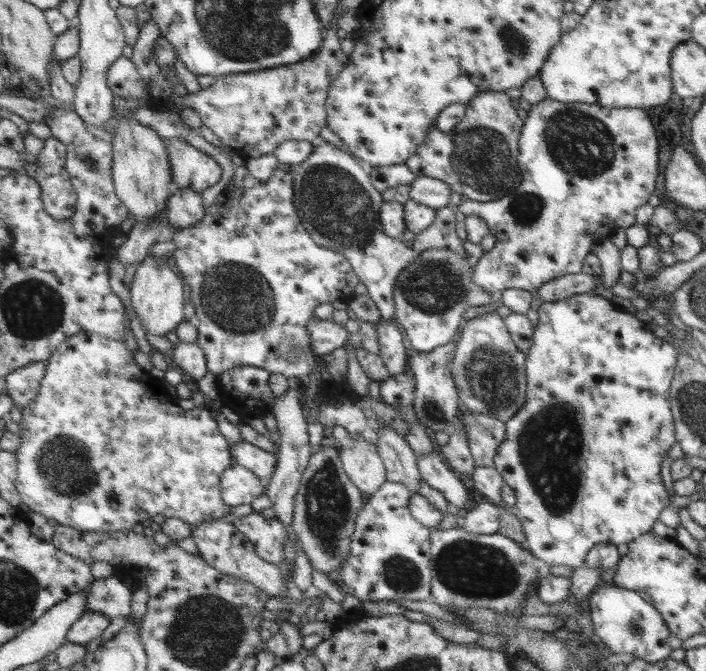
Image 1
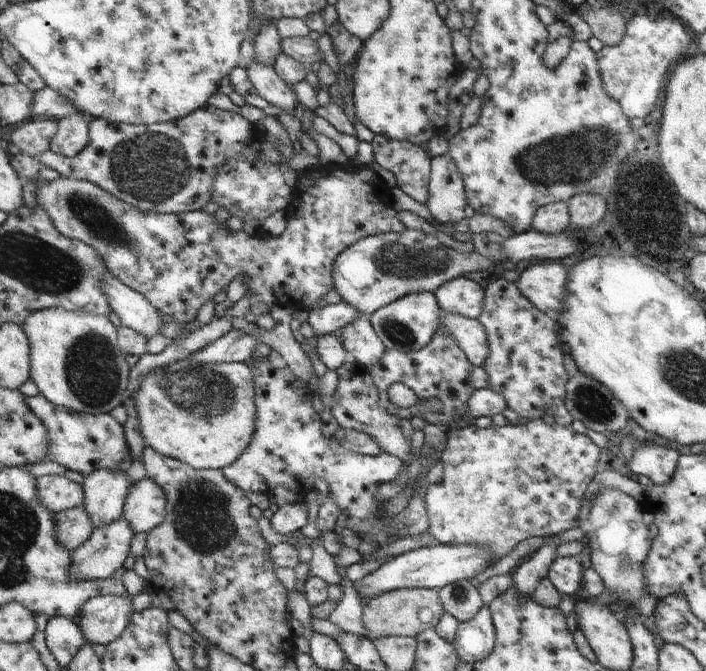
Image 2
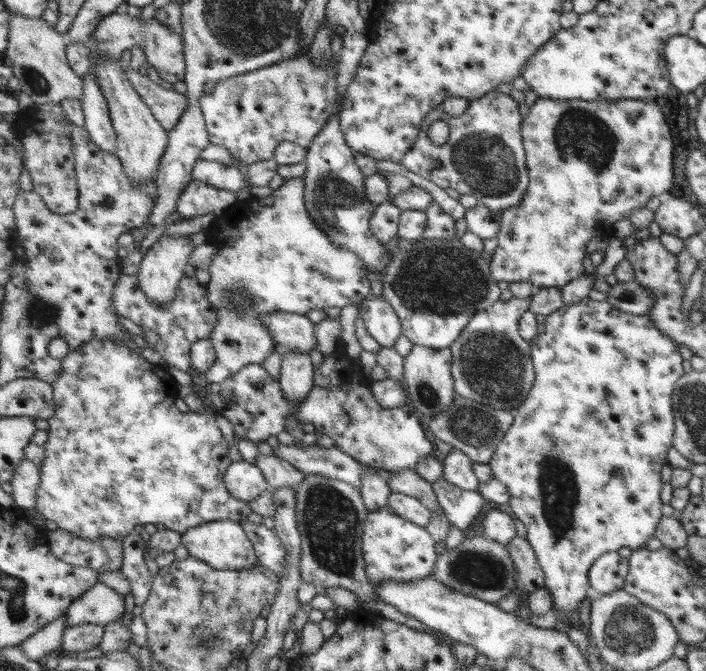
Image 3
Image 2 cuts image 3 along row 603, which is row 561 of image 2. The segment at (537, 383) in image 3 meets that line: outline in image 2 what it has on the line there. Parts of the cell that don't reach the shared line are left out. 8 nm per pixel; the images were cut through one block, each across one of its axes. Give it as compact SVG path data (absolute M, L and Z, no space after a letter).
M557 556L547 572L551 584L559 590L559 594L569 594L577 598L583 586L583 568L575 558L561 558Z

